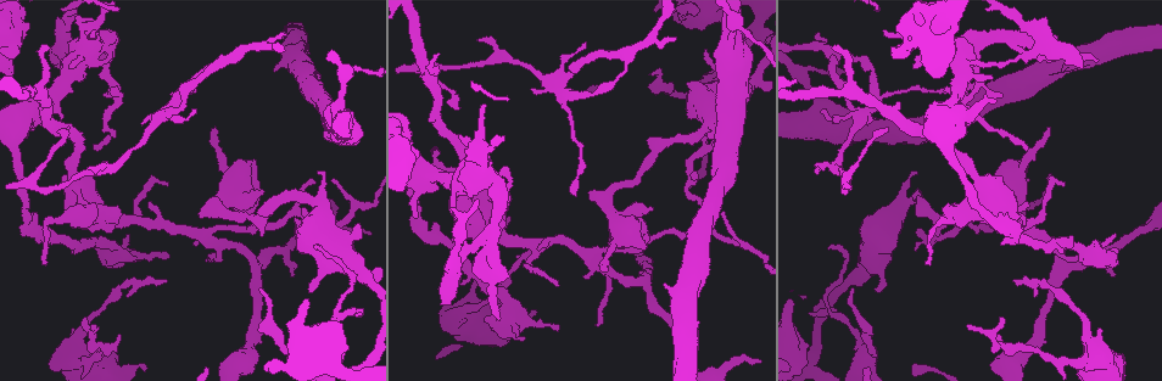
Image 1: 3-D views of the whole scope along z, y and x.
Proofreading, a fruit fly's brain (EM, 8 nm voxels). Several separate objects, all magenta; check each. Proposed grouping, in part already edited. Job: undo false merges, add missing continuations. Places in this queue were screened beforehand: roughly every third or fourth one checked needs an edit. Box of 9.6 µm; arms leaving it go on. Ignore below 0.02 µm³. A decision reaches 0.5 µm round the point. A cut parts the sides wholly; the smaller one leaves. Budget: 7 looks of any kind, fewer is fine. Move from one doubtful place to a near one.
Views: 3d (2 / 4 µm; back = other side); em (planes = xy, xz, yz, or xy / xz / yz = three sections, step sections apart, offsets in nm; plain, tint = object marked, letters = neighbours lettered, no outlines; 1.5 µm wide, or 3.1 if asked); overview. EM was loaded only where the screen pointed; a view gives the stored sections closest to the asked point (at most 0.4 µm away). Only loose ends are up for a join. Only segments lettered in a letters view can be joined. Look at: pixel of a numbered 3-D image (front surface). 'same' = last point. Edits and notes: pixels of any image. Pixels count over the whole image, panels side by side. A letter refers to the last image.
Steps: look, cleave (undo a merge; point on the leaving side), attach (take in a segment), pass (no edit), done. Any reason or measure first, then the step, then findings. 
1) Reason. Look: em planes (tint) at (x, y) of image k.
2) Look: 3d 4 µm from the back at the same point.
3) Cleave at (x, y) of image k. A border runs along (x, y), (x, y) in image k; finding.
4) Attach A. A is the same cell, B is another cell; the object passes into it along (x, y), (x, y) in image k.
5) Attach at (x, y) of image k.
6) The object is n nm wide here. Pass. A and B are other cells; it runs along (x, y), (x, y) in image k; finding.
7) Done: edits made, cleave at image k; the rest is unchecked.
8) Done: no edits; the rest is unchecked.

Tapers out. Look: 3d 4 µm at (557, 284) of image 1.

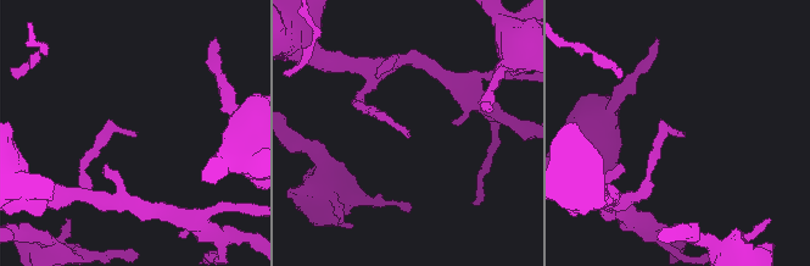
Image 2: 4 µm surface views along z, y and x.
Look: em planes (letters) at (408, 135) of image 2.

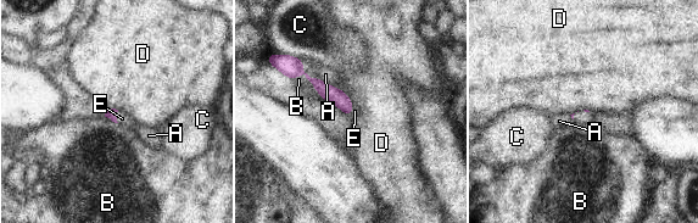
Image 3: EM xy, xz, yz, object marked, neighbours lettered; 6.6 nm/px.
Attach E. E is the same cell, A, B, C and D are other cells; the object passes into it along (111, 113), (116, 117), (122, 118) in image 3; it goes on there.

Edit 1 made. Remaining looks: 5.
Look: overview.

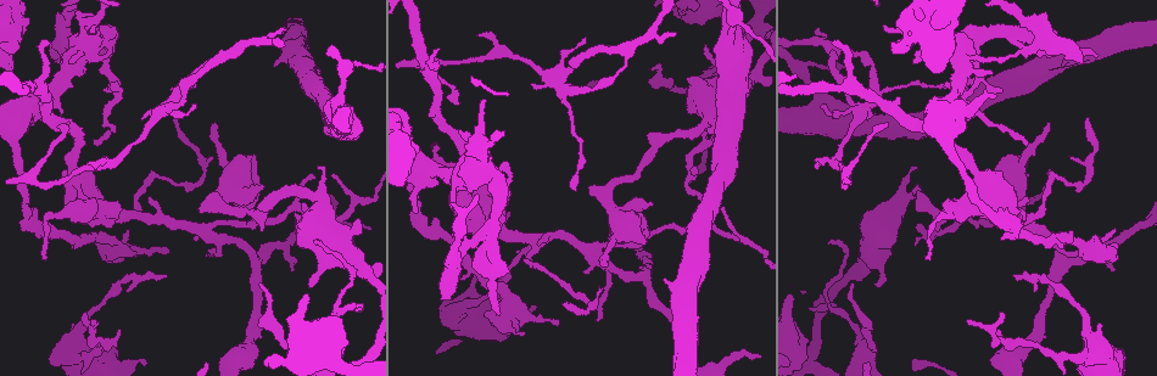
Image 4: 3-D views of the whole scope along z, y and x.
Stops while still wide. Look: em planes (letters) at (252, 157) of image 4.

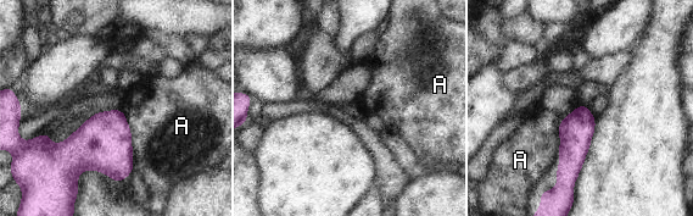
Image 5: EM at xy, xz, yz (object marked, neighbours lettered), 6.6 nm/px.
The object is 220 nm wide here. Pass. A is another cell; a border runs along (122, 109), (130, 133), (134, 165) in image 5; none of them fits.

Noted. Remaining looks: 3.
Free end. Look: em planes (plain) at (194, 107) of image 4.

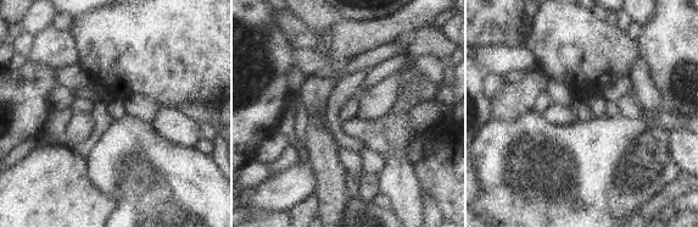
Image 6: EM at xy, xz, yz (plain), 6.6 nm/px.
What lies round it. Look: em planes (letters) at the same point.

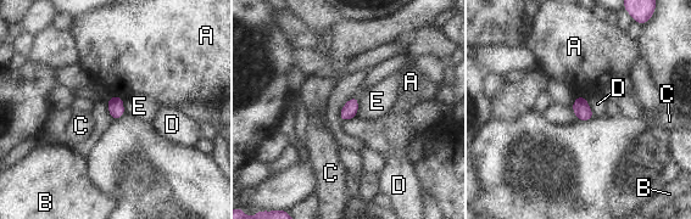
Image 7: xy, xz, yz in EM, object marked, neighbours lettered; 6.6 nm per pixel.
Pass. A, B, C, D and E are other cells; a border runs along (585, 97), (594, 117) in image 7; none of them fits.

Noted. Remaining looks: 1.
Done: edits made, attach at image 3; the rest is unchecked.

